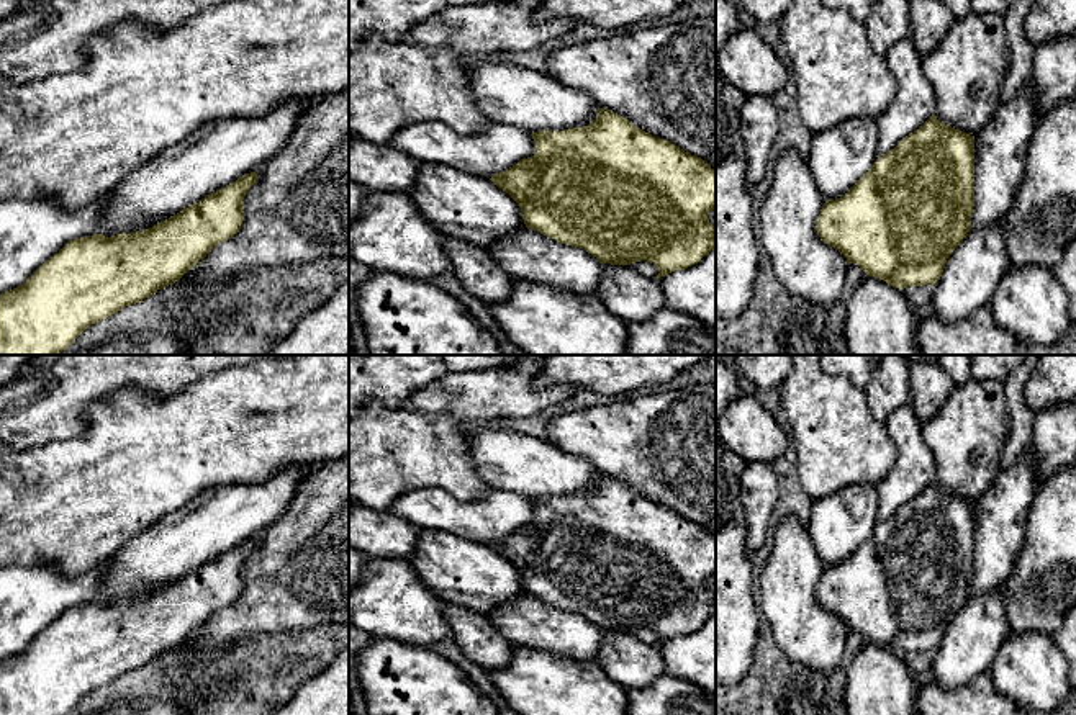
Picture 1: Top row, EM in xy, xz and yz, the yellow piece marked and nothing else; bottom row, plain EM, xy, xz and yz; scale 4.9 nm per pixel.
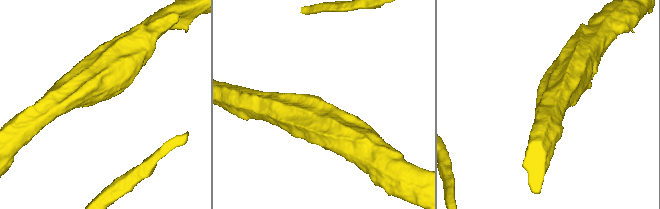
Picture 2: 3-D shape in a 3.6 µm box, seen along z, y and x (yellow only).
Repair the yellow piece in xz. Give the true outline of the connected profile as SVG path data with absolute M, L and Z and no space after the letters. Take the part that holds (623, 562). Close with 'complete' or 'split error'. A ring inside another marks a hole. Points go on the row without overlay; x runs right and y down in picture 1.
M599 474L588 492L531 502L534 520L490 545L519 571L527 596L580 614L601 630L631 632L647 627L657 633L657 645L685 636L716 615L716 594L708 587L708 581L716 576L716 538L701 524L642 497L606 474Z; complete

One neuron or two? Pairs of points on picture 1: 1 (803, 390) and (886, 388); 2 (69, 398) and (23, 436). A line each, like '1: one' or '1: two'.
1: two
2: one

